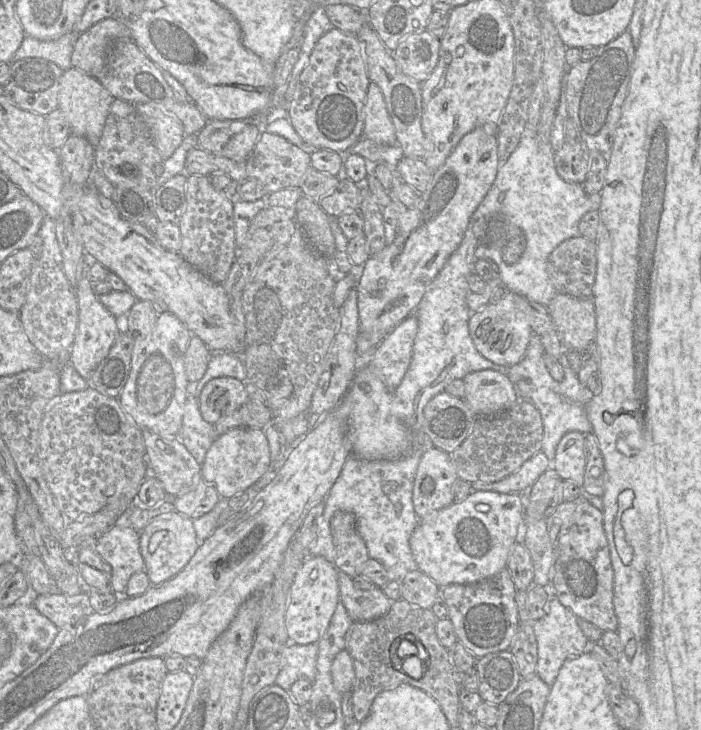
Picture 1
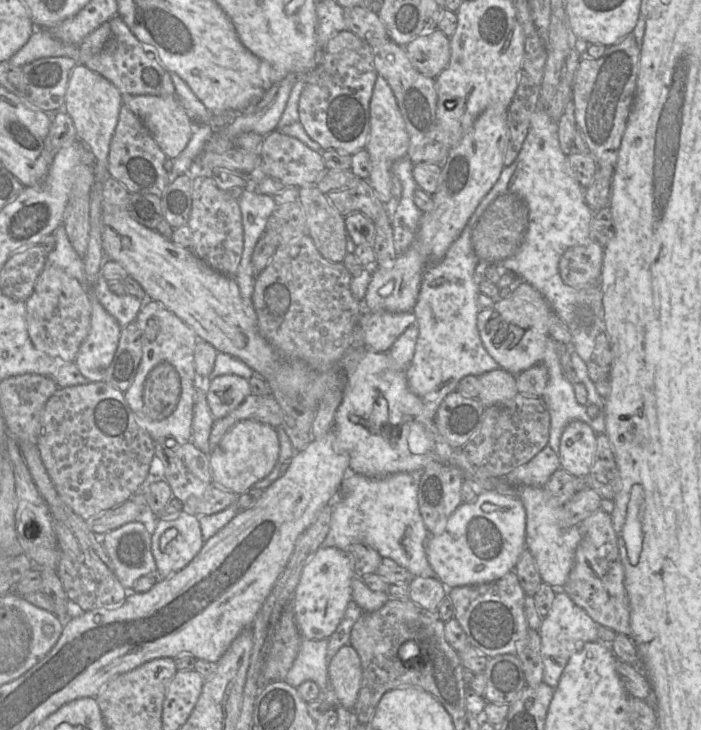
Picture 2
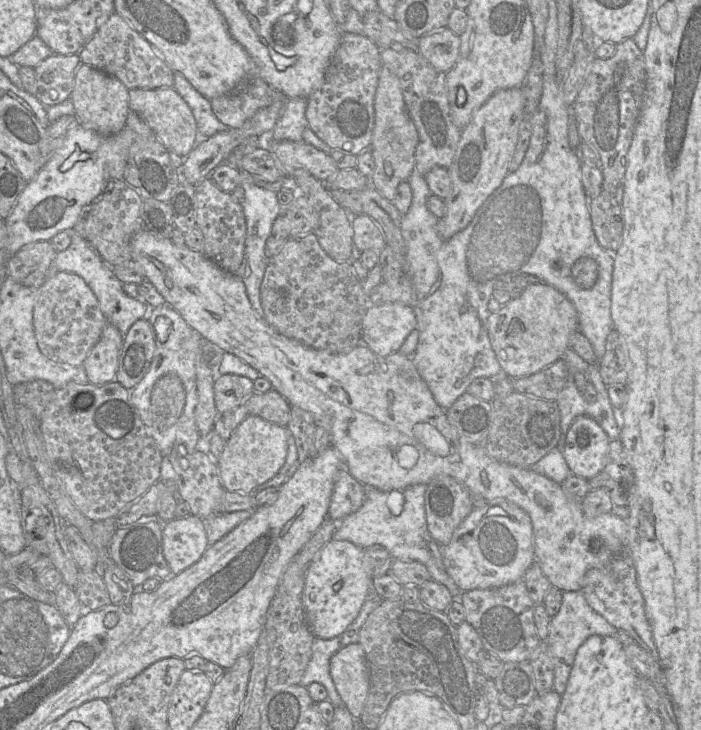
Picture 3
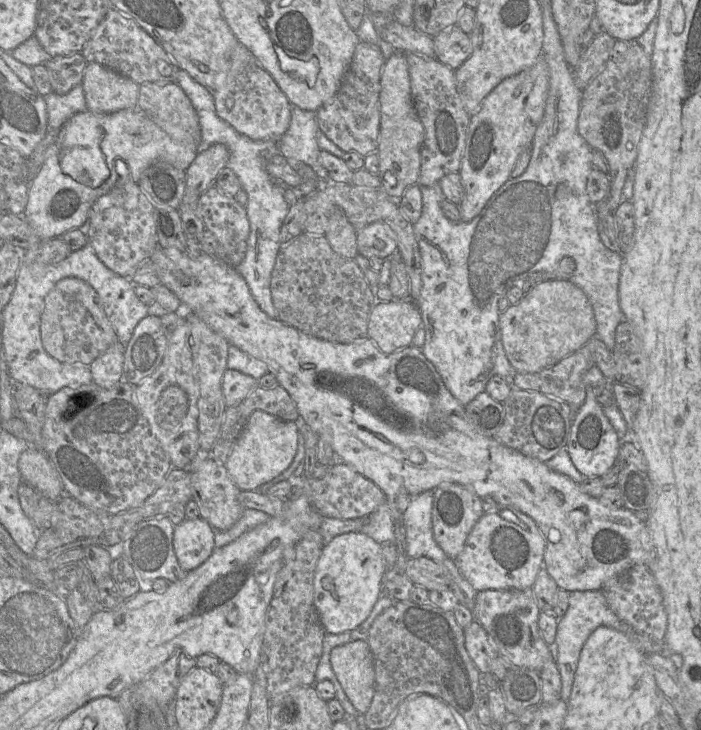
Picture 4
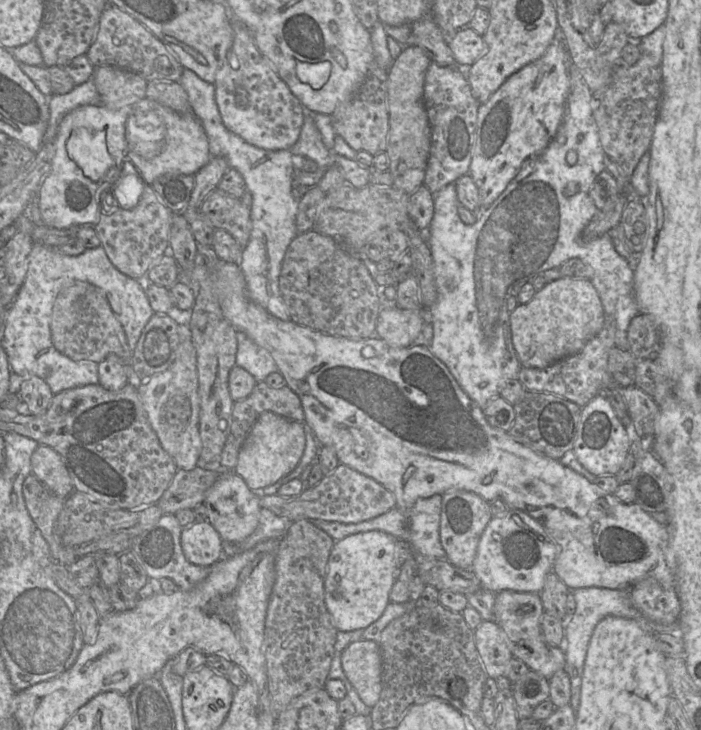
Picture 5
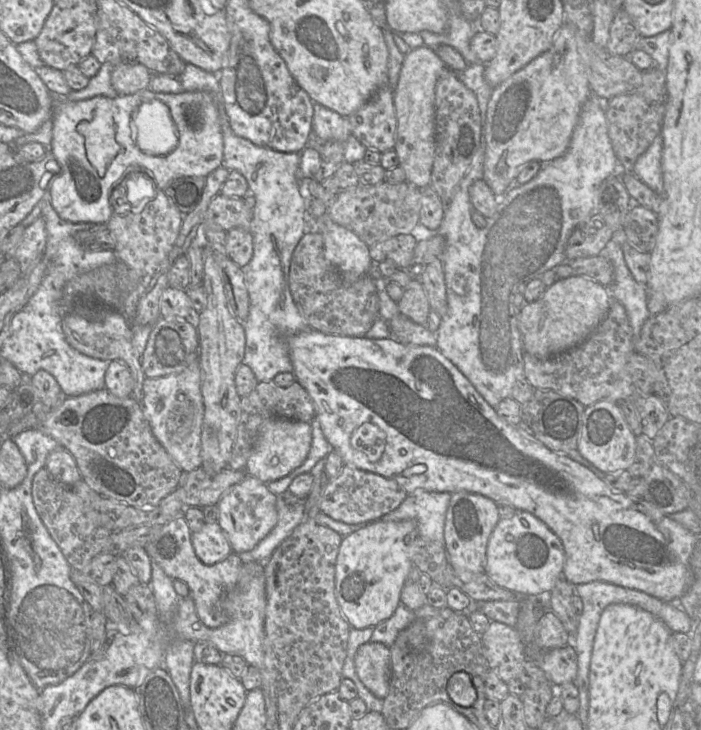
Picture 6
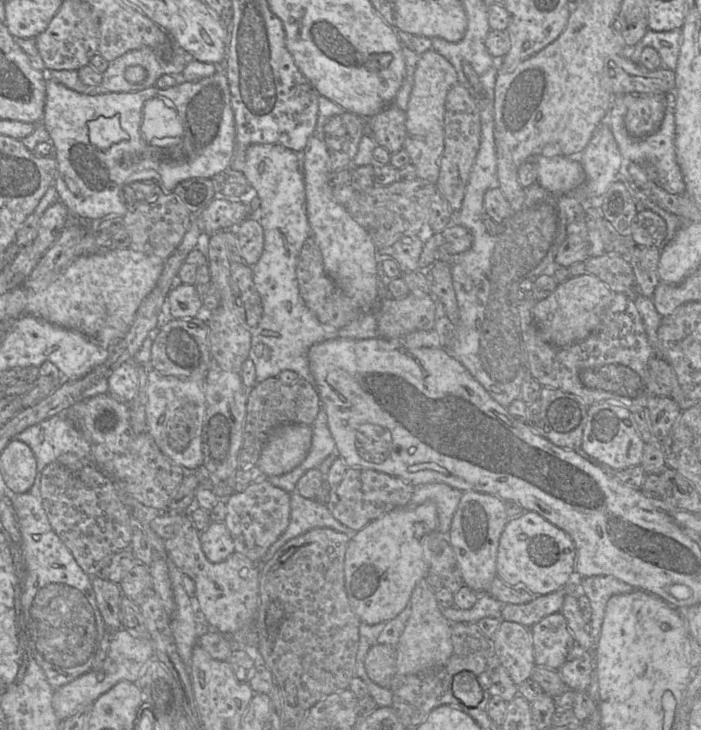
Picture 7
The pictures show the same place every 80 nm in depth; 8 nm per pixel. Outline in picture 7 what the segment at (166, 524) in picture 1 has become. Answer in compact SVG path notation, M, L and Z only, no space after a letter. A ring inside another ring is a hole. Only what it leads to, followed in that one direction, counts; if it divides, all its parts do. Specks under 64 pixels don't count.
M212 522L207 529L200 532L203 553L212 563L219 563L235 553L234 542L223 522Z

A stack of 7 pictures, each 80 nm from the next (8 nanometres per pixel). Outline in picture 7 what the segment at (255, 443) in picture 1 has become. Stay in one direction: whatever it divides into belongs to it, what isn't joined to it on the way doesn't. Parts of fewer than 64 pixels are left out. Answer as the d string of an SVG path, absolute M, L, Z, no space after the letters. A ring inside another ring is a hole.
M288 423L268 435L256 466L266 477L290 472L307 456L312 442L312 427Z

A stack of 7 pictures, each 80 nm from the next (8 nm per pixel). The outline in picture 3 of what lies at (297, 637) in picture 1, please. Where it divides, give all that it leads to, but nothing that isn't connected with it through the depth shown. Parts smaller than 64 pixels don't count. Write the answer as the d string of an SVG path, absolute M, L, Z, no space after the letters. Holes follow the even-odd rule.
M330 540L325 544L307 567L304 578L302 603L309 627L316 638L338 638L356 619L363 604L373 593L373 577L369 573L369 562L364 549L349 541Z

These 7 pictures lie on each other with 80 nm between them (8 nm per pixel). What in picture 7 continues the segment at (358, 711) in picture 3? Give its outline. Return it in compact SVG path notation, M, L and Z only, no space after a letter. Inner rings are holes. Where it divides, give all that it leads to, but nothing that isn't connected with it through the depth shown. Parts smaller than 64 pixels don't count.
M376 644L365 657L364 667L372 682L382 688L390 688L396 674L397 653L395 647Z

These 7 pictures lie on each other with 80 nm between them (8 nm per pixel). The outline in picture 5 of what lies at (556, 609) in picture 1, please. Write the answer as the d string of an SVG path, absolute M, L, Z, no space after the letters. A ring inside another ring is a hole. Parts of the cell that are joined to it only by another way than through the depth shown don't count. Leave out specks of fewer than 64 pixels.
M585 587L570 589L570 594L572 594L575 599L576 609L571 619L564 626L565 641L562 648L565 653L566 662L563 670L569 676L571 683L571 698L569 705L571 705L576 712L580 704L584 663L589 641L596 625L602 619L607 616L632 619L638 623L641 629L649 634L677 633L678 627L677 622L676 624L663 625L645 618L641 612L631 604L628 589Z

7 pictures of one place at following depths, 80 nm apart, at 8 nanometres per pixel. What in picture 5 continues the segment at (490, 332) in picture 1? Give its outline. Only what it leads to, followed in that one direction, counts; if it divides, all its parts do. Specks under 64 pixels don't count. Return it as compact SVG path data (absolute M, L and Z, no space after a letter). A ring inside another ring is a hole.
M561 278L549 282L525 304L510 314L513 348L523 368L546 368L552 363L580 351L604 326L605 313L600 297L589 279Z

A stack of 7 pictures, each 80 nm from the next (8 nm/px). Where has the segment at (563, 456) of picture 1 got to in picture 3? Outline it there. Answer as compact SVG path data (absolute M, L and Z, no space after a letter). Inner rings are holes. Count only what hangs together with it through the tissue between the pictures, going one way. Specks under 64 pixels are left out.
M575 418L563 440L562 453L574 475L586 480L600 474L606 464L610 439L593 418Z

